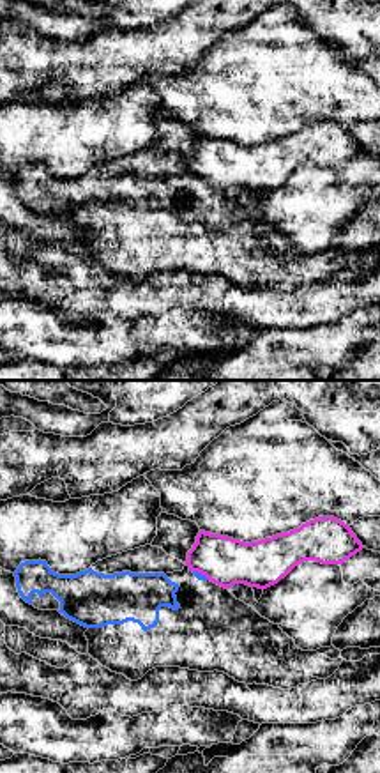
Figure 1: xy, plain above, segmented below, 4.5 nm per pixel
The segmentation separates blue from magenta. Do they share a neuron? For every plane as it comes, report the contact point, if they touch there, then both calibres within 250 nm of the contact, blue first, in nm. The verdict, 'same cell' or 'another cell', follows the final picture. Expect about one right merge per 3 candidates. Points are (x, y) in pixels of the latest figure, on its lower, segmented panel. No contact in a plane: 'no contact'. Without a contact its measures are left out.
(200, 574) | 30/220 nm

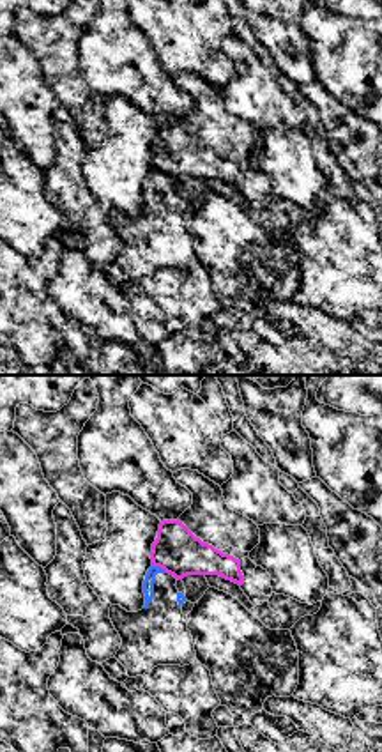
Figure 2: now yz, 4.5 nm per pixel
(158, 567) | 50/220 nm

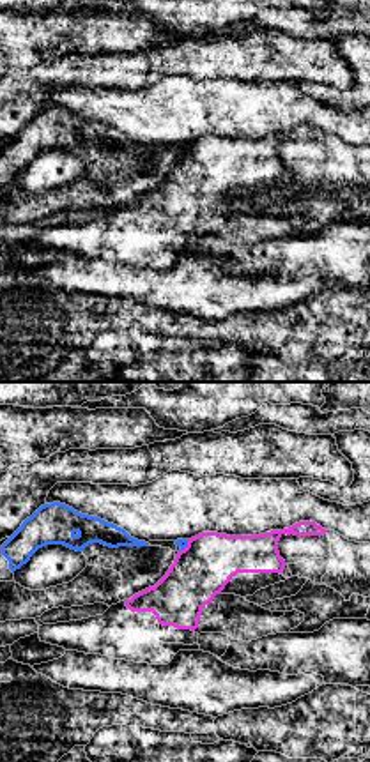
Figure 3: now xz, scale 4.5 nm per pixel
(184, 547) | 50/260 nm

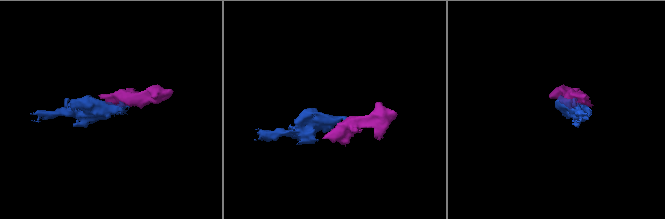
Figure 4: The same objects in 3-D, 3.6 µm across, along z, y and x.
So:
another cell

